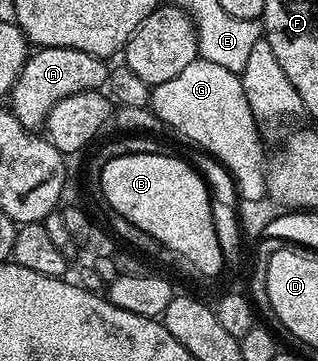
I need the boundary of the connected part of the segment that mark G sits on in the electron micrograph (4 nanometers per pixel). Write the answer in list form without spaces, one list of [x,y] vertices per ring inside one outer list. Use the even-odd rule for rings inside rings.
[[[198,59],[187,63],[187,67],[183,67],[175,79],[152,86],[152,109],[167,128],[186,137],[193,144],[191,146],[205,150],[221,161],[237,185],[240,200],[266,199],[267,153],[265,157],[262,130],[247,103],[247,95],[243,95],[243,83],[238,74],[210,61]]]

